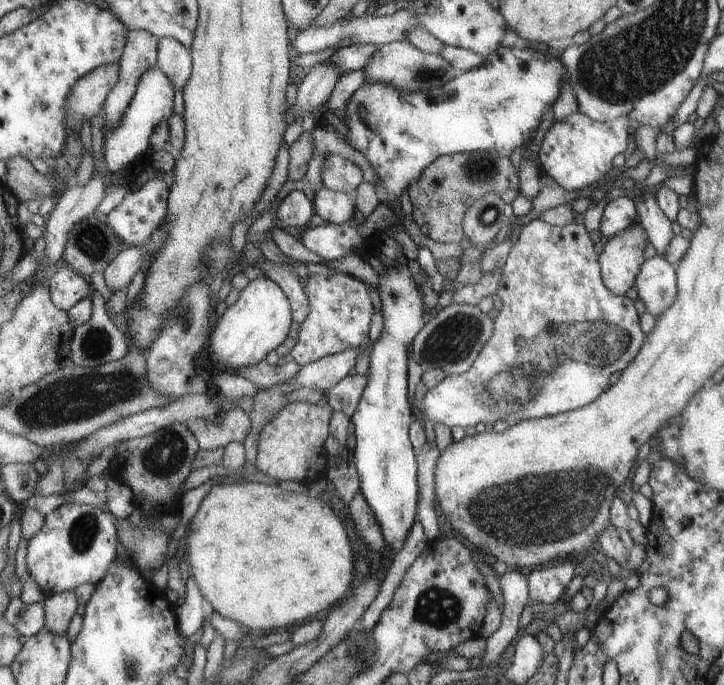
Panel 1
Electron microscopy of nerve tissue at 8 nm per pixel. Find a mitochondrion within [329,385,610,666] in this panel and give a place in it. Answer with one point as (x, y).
(436, 607)

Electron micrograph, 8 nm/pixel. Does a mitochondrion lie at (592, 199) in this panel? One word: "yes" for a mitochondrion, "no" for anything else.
no

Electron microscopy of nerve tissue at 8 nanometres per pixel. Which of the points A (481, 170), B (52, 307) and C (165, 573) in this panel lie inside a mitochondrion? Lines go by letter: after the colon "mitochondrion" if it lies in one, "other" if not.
A: mitochondrion
B: other
C: other

